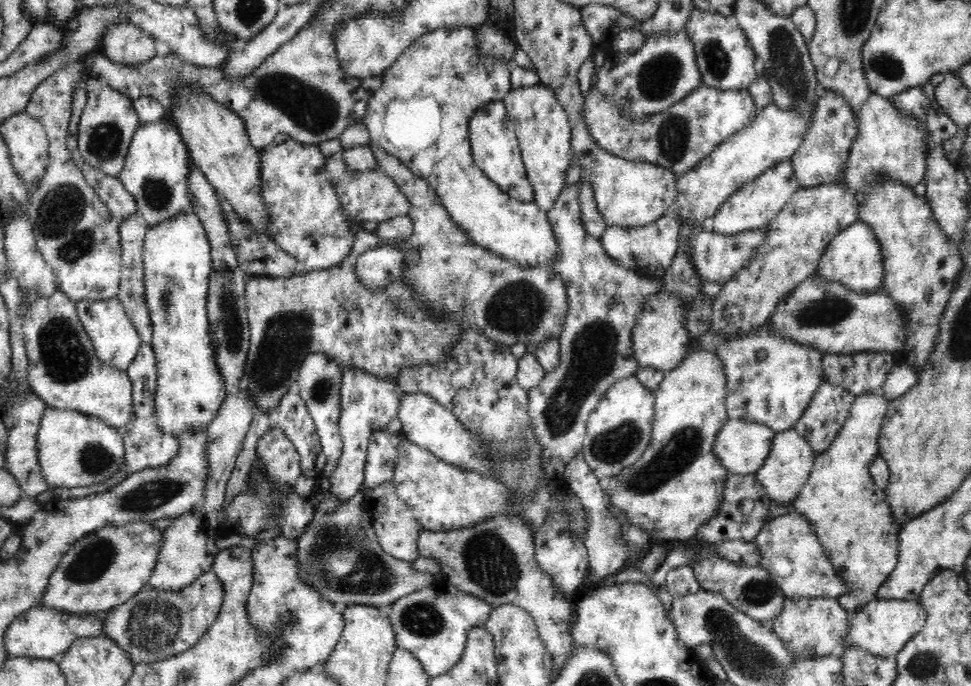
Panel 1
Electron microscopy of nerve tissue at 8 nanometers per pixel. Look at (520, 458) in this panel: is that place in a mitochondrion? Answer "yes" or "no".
yes

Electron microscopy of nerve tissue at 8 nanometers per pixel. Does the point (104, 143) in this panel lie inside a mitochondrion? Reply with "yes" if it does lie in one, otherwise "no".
yes

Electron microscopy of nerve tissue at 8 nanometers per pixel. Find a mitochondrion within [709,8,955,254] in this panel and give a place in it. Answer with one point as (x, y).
(788, 73)

